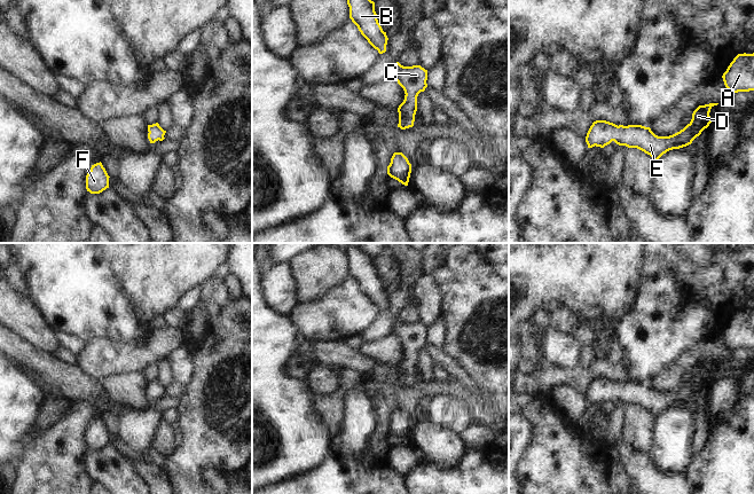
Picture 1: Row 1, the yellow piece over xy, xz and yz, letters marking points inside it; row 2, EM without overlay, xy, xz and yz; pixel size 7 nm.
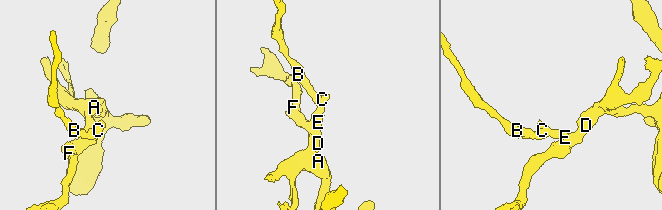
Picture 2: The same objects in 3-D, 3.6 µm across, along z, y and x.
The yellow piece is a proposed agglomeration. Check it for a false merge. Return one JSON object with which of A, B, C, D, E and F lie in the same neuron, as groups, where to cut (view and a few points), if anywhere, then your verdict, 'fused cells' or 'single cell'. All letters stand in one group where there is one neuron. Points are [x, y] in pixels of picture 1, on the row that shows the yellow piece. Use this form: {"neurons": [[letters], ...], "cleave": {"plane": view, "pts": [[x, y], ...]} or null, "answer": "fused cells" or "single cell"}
{"neurons": [["A", "B", "C", "D", "E", "F"]], "cleave": null, "answer": "single cell"}

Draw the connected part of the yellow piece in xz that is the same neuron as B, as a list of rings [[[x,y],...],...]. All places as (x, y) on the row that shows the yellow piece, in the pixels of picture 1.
[[[347,0],[349,18],[358,26],[361,34],[379,54],[386,52],[387,36],[383,31],[371,0]]]

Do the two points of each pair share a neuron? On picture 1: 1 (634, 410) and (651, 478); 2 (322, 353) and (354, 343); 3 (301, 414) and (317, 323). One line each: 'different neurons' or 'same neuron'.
1: different neurons
2: different neurons
3: different neurons

